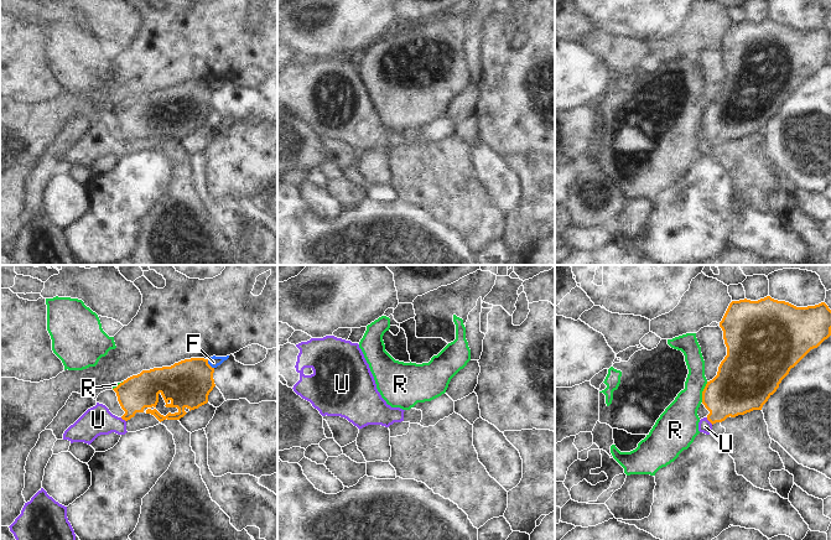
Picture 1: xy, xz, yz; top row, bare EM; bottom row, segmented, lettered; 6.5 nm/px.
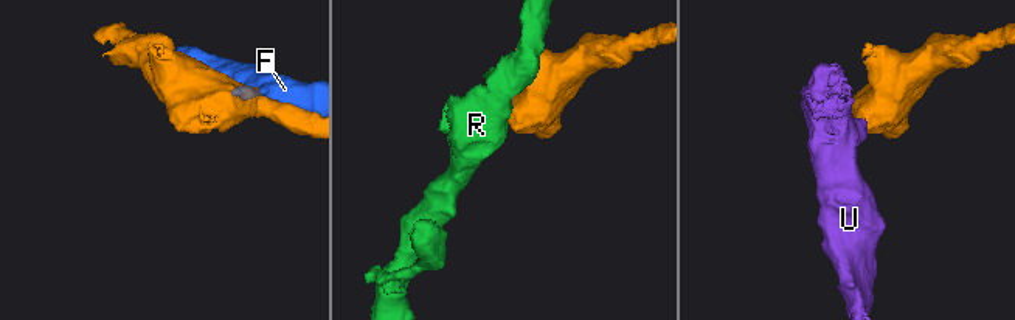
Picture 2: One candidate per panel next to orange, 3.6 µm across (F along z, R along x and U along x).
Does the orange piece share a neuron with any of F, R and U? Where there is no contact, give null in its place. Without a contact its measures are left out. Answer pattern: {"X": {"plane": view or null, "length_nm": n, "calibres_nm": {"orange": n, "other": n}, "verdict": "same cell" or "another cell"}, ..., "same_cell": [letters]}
{"F": {"plane": "xy", "length_nm": 80, "calibres_nm": {"orange": 300, "other": 70}, "verdict": "another cell"}, "R": {"plane": "yz", "length_nm": 140, "calibres_nm": {"orange": 340, "other": 240}, "verdict": "another cell"}, "U": {"plane": "yz", "length_nm": 60, "calibres_nm": {"orange": 320, "other": 90}, "verdict": "another cell"}, "same_cell": []}

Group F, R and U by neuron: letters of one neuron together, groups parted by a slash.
F / R / U

